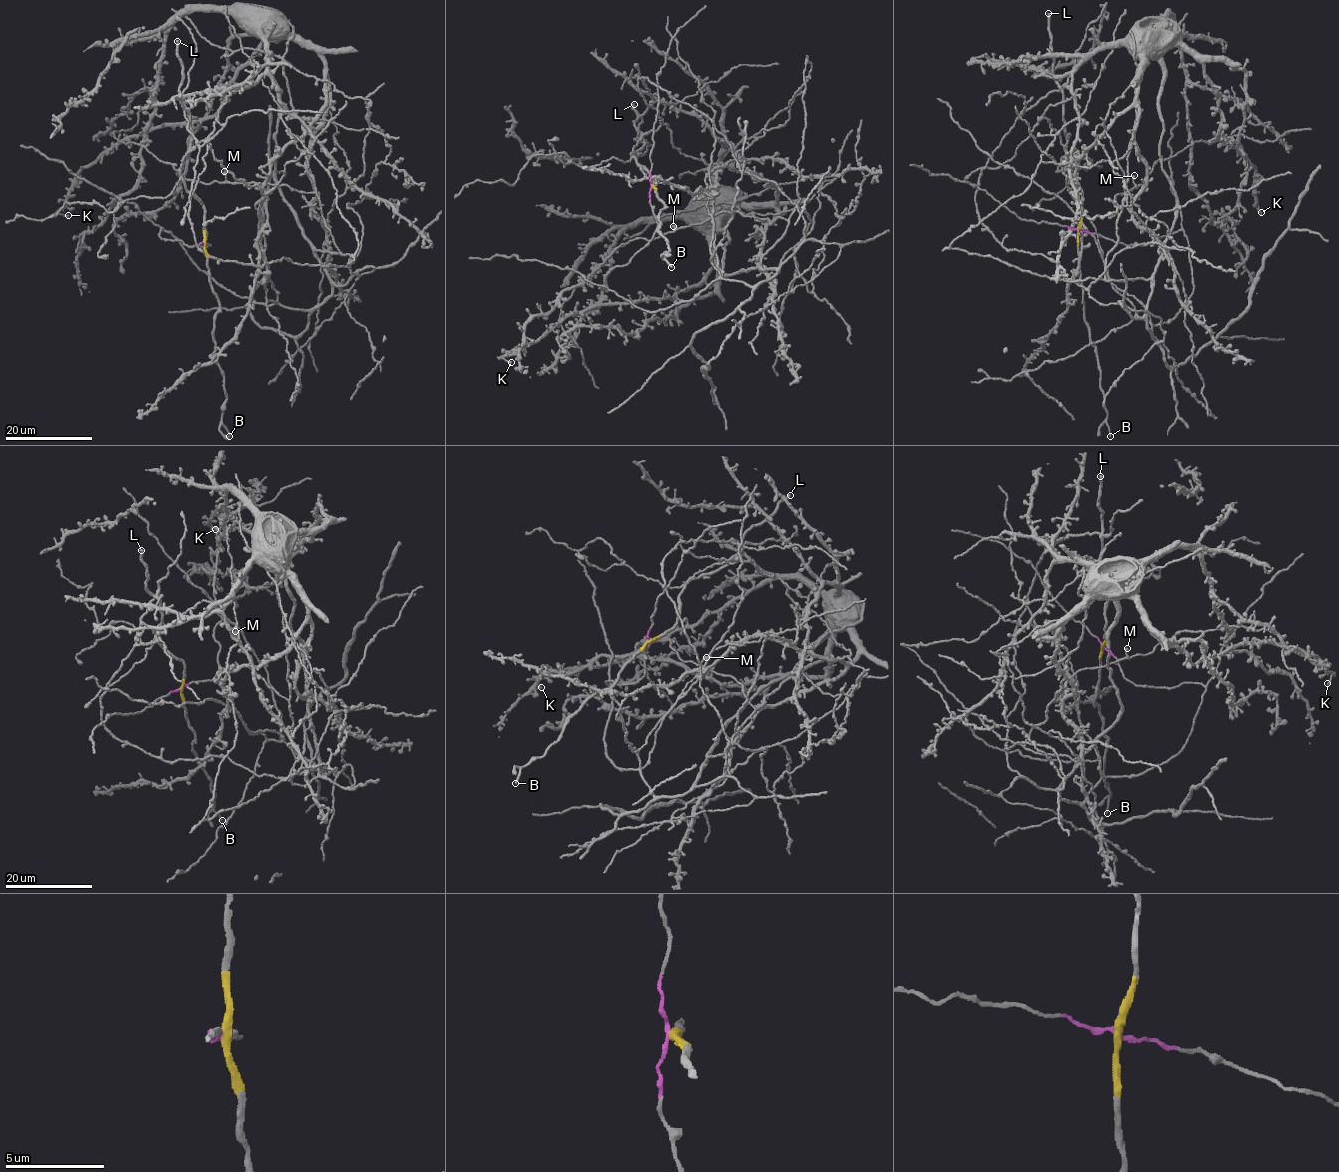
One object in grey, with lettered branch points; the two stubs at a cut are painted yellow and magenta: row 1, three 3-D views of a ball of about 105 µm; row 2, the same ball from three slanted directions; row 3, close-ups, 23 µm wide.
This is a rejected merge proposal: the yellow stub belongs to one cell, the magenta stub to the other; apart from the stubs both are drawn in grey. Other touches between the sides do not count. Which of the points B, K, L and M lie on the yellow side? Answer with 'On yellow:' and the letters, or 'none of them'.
On yellow: B, L

